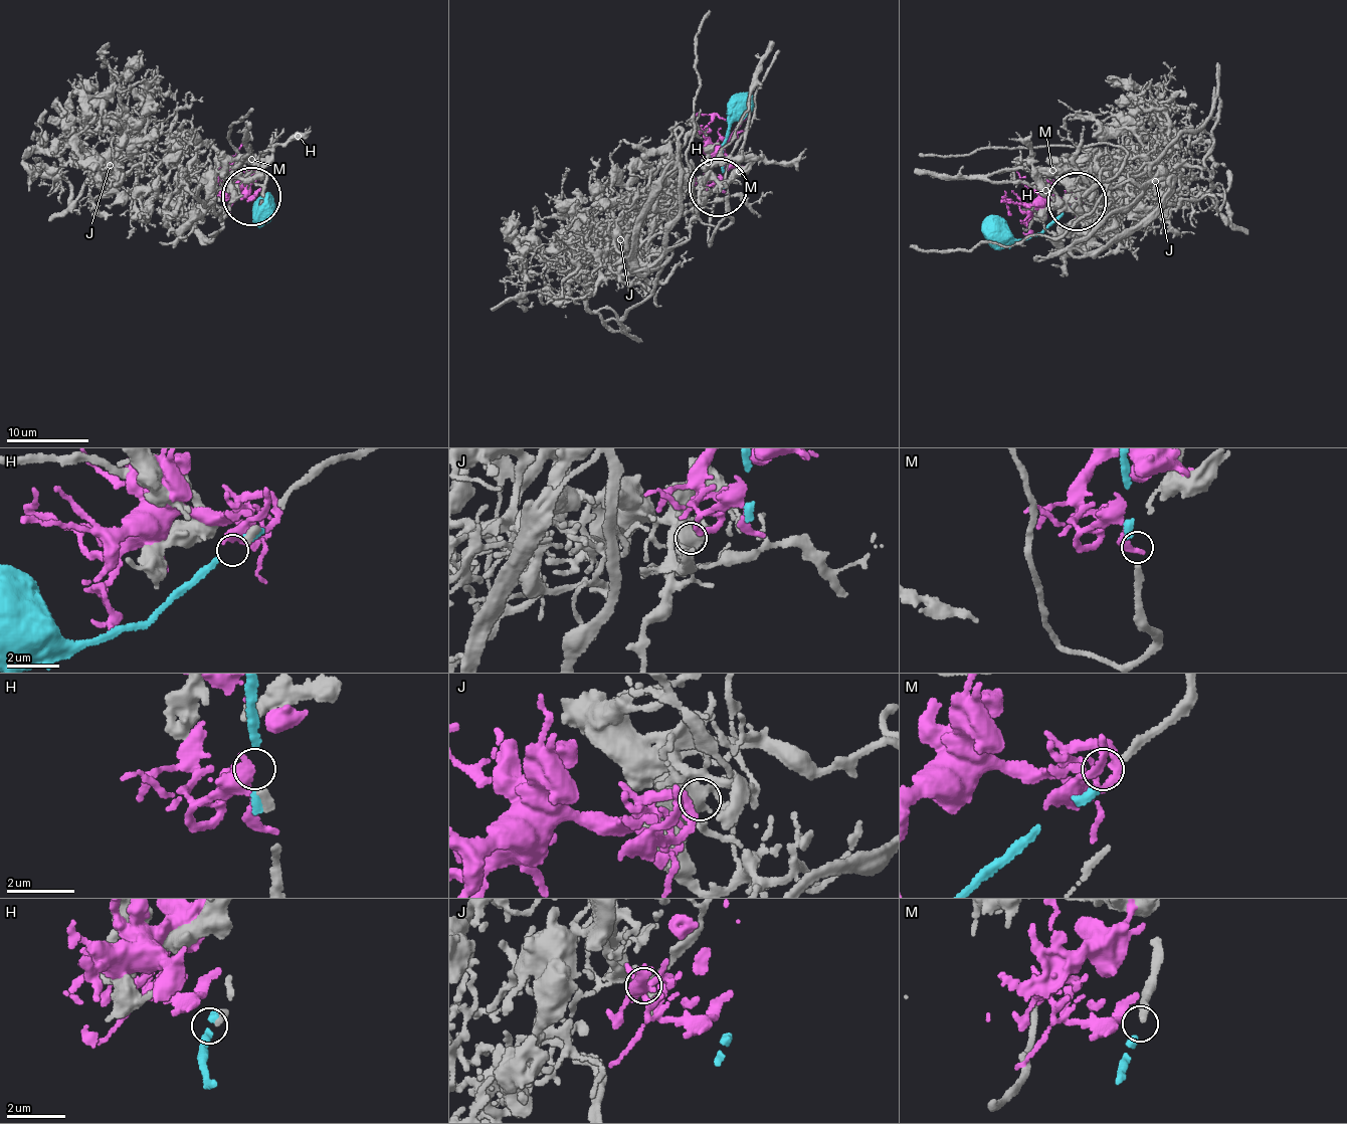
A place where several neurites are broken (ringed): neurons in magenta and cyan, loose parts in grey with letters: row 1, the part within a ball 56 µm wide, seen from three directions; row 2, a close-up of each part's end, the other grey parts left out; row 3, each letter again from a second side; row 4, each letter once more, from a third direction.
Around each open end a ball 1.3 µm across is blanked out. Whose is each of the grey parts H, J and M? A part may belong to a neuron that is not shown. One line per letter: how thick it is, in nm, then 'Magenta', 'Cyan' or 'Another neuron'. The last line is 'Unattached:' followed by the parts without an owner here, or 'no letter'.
H: Thickness 240 nm. Another neuron
J: Thickness 200 nm. Magenta
M: Thickness 220 nm. Cyan
Unattached: H

